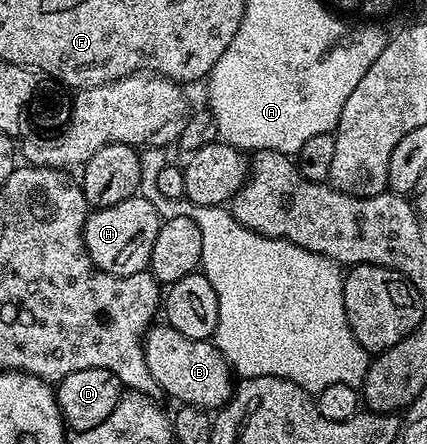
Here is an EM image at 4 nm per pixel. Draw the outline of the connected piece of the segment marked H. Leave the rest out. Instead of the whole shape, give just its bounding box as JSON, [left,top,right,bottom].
[84,195,161,277]

